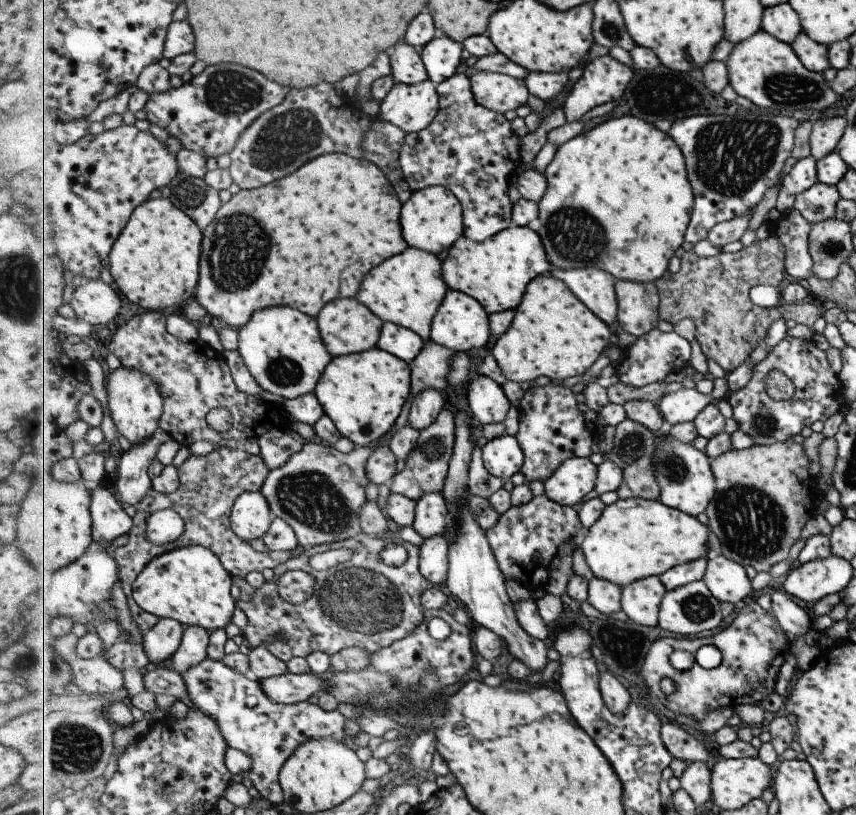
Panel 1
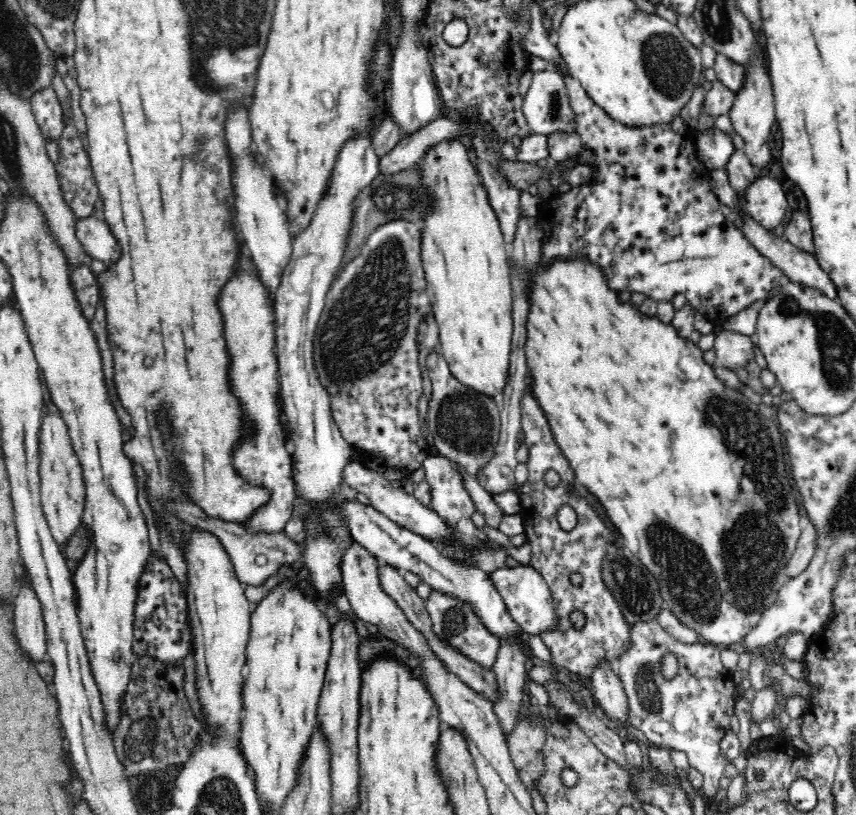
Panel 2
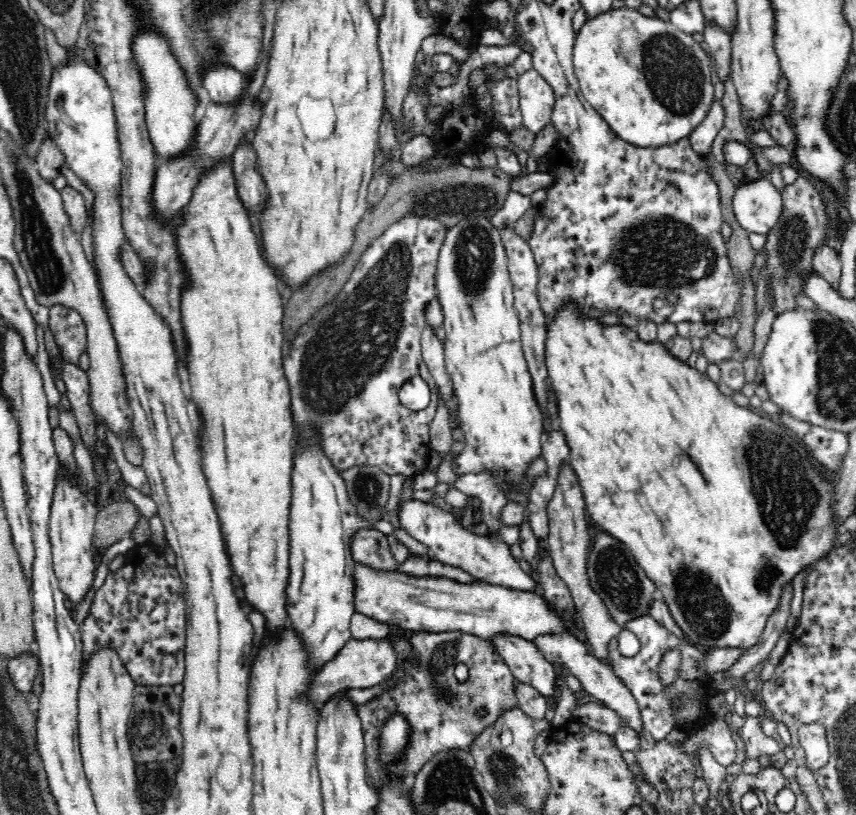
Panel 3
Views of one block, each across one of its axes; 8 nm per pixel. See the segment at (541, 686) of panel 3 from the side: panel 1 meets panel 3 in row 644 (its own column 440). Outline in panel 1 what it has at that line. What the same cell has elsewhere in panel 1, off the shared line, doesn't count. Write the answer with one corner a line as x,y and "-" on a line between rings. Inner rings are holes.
442,493
423,495
417,504
414,530
423,539
445,535
448,530
450,510

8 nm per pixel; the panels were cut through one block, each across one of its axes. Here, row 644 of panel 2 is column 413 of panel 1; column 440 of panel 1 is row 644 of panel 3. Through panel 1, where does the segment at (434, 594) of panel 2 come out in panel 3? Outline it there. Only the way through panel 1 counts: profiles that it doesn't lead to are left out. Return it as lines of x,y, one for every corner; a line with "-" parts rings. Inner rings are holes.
420,629
411,633
412,643
420,653
422,668
405,665
405,673
396,686
382,692
372,700
356,706
364,729
364,742
367,752
367,782
374,791
382,786
382,769
377,760
377,734
381,722
392,712
402,711
412,723
412,740
408,744
404,760
396,762
393,772
403,776
403,780
413,780
422,765
440,749
468,749
474,738
483,731
506,708
516,703
514,678
509,666
497,652
495,646
476,633
464,633
460,629
447,631
426,631
-
457,664
465,664
468,678
458,682
454,675
-
434,681
434,684
431,682
-
433,686
450,687
456,693
456,702
439,700

